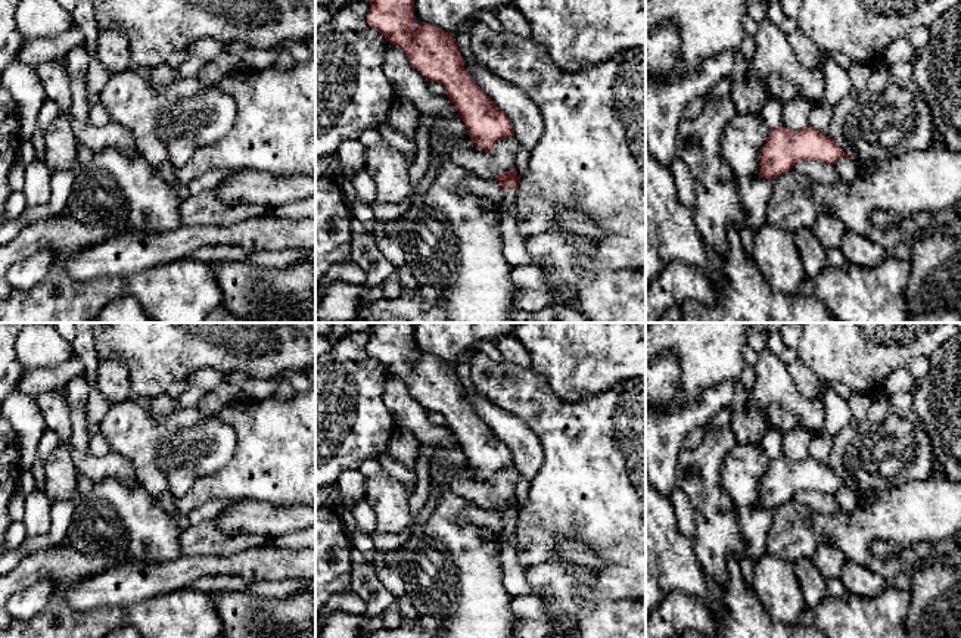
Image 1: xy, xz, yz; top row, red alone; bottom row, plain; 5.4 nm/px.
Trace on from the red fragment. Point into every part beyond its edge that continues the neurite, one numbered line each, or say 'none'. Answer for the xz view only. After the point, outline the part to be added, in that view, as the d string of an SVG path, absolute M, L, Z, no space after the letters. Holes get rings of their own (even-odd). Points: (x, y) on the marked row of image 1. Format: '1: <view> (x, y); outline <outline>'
1: xz (515, 251); outline M506 189L503 205L507 206L507 211L500 214L503 255L511 268L529 265L532 262L526 248L528 236L523 234L516 217L516 199L516 192L513 189Z

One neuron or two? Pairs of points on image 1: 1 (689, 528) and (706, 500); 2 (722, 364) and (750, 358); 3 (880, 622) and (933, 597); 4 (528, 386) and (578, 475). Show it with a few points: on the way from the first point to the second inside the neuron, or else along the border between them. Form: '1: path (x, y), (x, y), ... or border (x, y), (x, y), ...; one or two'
1: border (678, 489), (692, 507), (694, 537); two
2: border (748, 345), (743, 354), (746, 364); two
3: border (910, 591), (910, 607), (904, 622); two
4: path (546, 408), (559, 425), (560, 433), (578, 453); one

